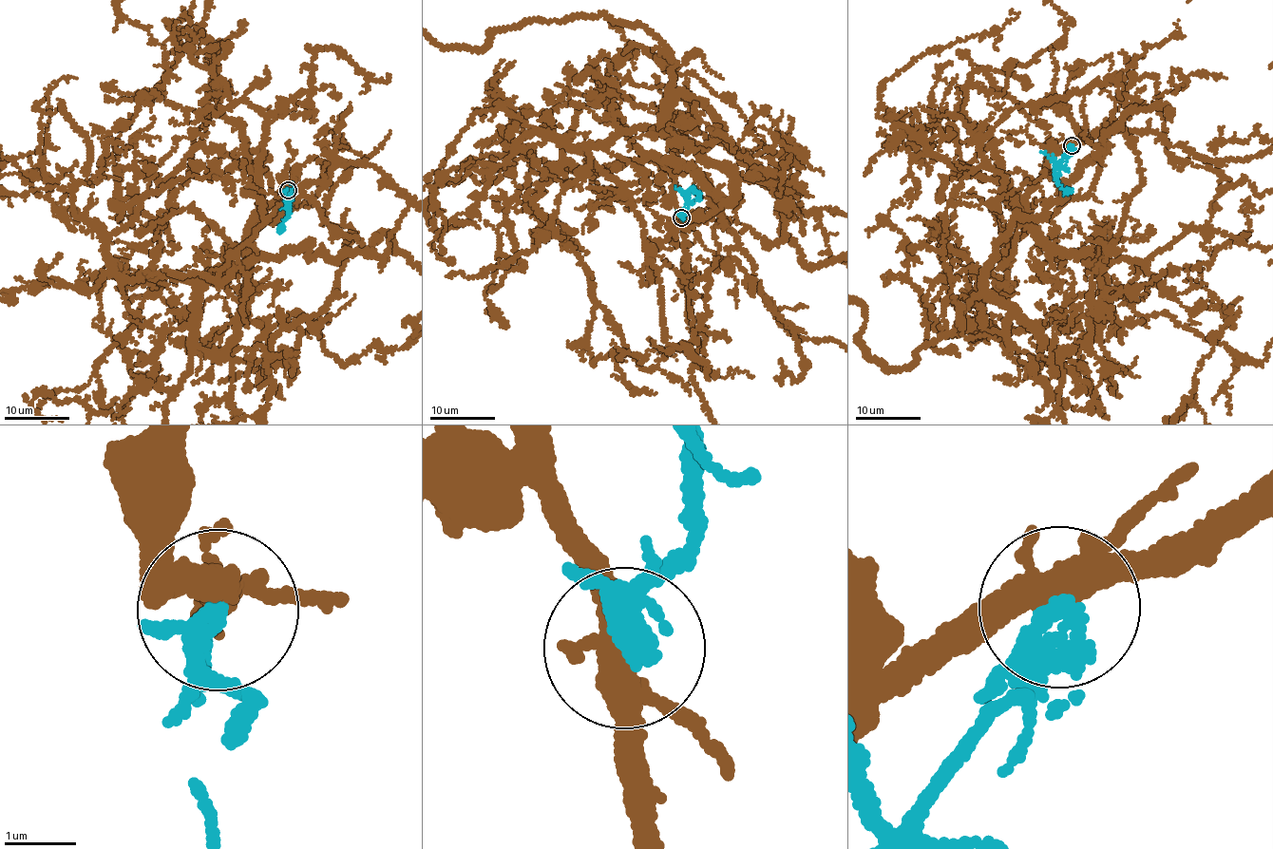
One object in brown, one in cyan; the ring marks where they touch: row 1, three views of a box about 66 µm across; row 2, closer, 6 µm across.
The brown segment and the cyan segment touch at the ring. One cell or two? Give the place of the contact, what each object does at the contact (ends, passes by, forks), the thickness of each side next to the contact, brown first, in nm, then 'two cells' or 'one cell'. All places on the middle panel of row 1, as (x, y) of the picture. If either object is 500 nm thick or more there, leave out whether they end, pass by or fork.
place (681, 217); brown forks; cyan ends; calibres 320 and 280 nm; two cells

